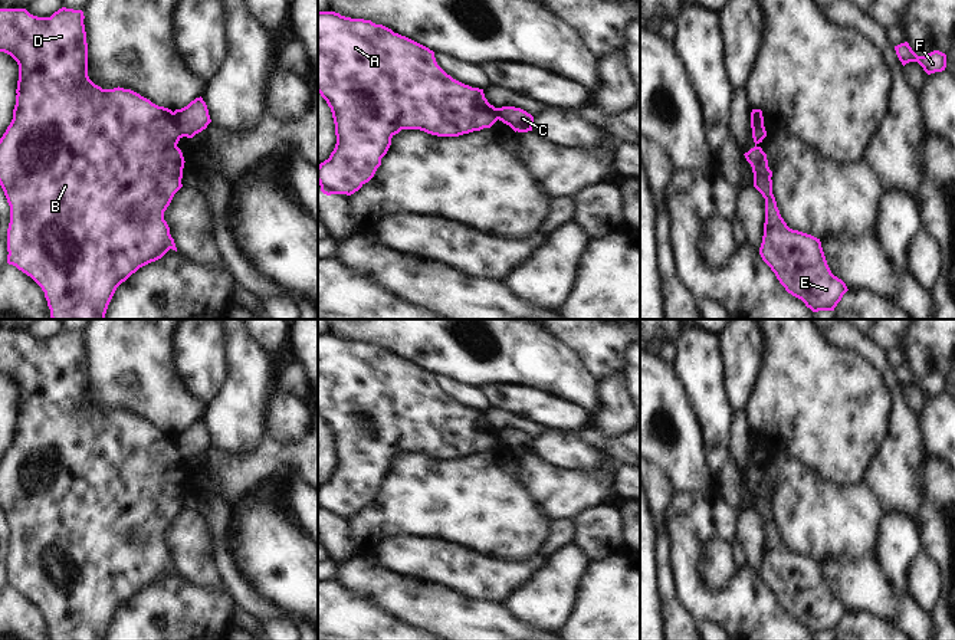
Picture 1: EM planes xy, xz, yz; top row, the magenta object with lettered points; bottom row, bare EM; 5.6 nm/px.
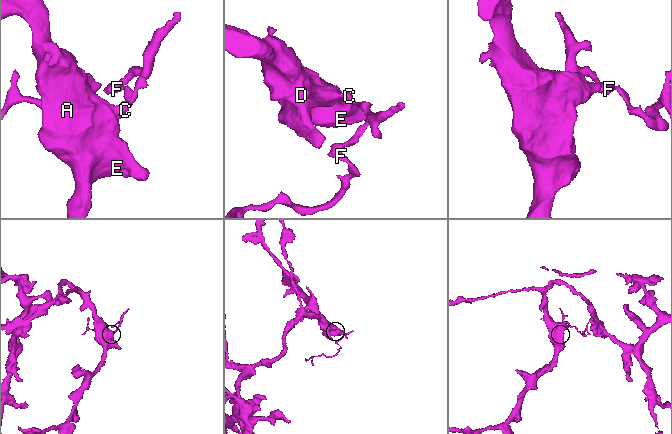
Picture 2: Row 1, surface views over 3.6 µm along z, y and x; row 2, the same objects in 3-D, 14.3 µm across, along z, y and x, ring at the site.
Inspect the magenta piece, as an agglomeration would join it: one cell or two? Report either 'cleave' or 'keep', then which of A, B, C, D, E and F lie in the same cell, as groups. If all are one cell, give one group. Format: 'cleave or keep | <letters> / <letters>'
cleave | A B D E / C F

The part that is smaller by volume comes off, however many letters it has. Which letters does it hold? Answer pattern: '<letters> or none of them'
C, F

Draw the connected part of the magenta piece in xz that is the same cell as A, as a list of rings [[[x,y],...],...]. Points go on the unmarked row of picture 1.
[[[318,334],[318,414],[331,430],[337,466],[329,480],[318,488],[318,505],[326,518],[351,518],[368,505],[391,460],[401,452],[420,452],[437,459],[459,459],[490,450],[498,442],[498,430],[485,420],[483,411],[465,407],[447,397],[429,370],[394,355],[371,342],[351,341],[335,334]]]

